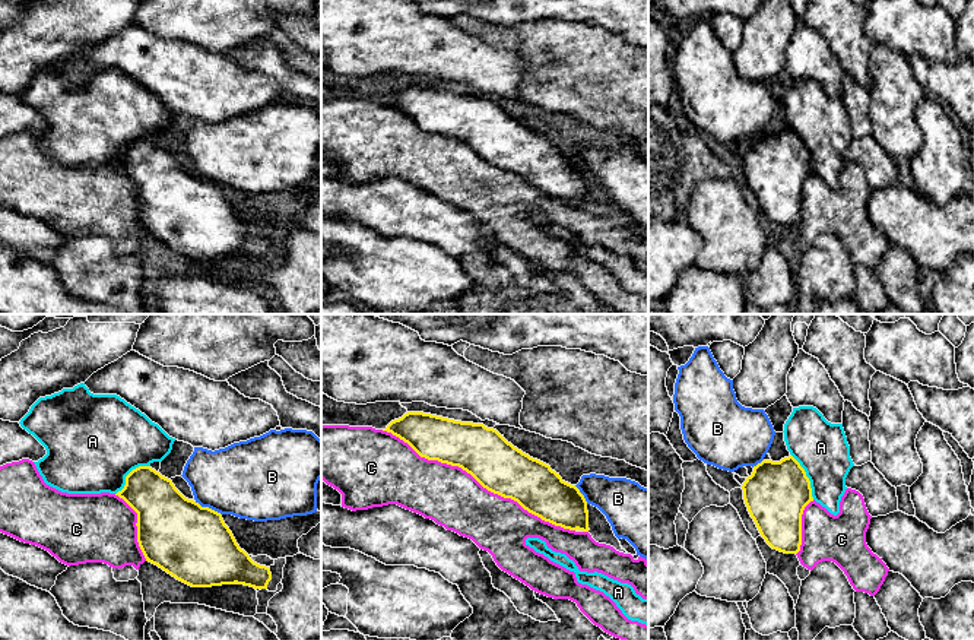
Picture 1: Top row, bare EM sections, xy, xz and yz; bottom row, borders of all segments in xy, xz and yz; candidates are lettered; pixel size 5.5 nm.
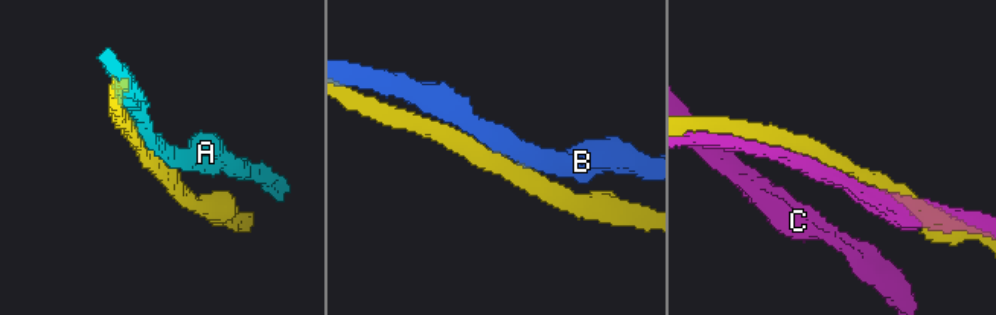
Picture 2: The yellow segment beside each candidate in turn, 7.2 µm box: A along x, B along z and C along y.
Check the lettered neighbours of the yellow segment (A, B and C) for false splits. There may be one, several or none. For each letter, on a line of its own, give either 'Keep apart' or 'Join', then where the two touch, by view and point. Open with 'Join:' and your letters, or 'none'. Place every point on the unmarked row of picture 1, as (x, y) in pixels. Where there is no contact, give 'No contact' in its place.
Join: none
A: Keep apart. Touches yellow at yz (806, 149)
B: Keep apart. Touches yellow at xy (208, 180)
C: Keep apart. Touches yellow at xz (478, 154)

